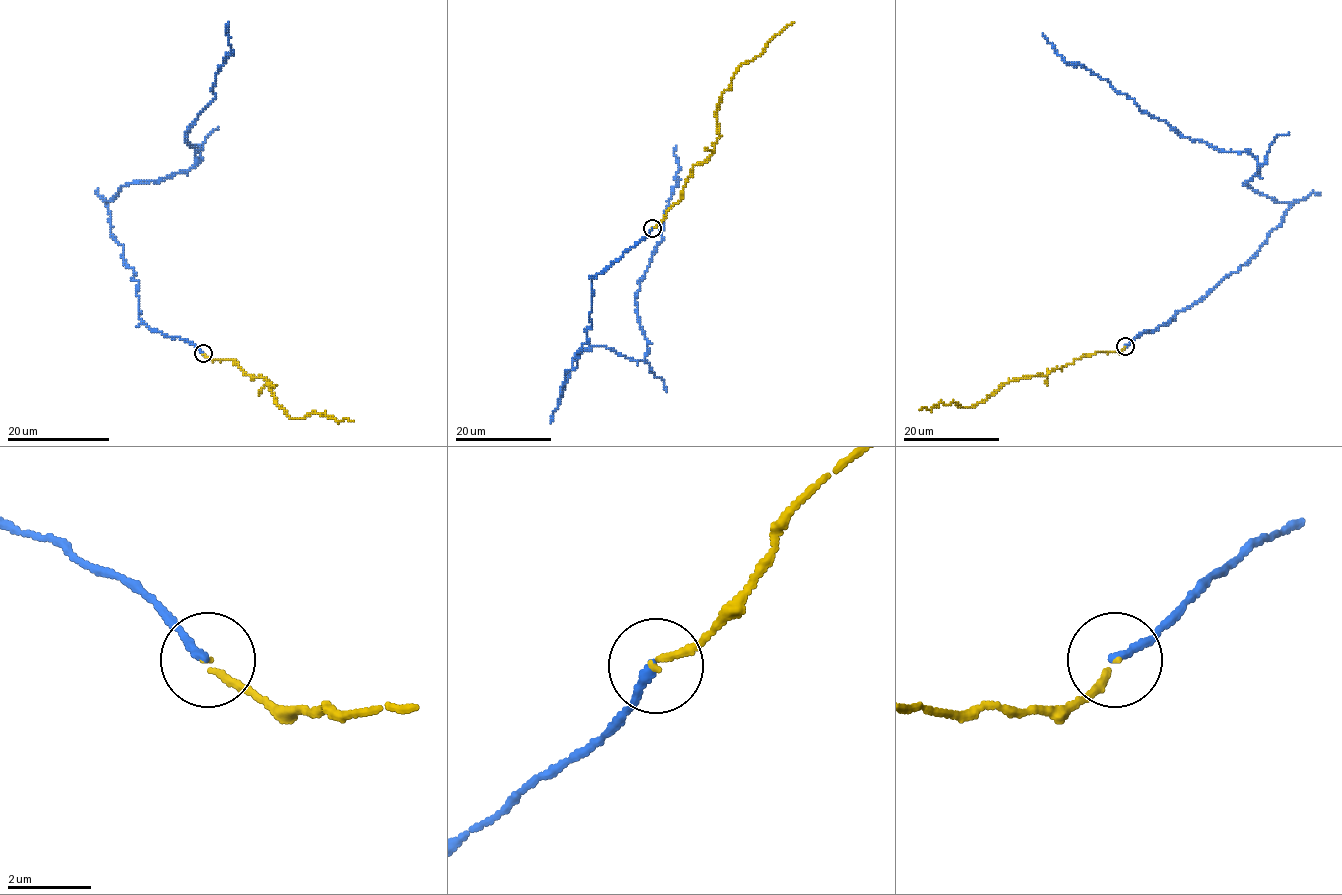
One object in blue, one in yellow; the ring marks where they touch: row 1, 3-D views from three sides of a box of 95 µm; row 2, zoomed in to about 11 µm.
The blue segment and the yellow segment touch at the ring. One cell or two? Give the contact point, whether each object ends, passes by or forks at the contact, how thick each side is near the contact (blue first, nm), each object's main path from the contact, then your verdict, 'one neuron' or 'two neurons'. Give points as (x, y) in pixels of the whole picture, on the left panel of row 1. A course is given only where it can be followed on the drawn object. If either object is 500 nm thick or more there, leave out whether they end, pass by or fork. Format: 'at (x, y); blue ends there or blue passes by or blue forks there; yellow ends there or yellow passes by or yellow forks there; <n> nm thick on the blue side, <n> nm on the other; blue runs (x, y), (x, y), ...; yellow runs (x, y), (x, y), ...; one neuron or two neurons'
at (203, 353); blue ends there; yellow ends there; 200 nm thick on the blue side, 110 nm on the other; blue runs (203, 354), (138, 317), (138, 282), (106, 204), (124, 185), (195, 164), (185, 135), (215, 96), (229, 22); yellow runs (203, 354), (230, 359), (275, 386), (276, 404), (293, 419), (325, 413), (353, 422); one neuron

